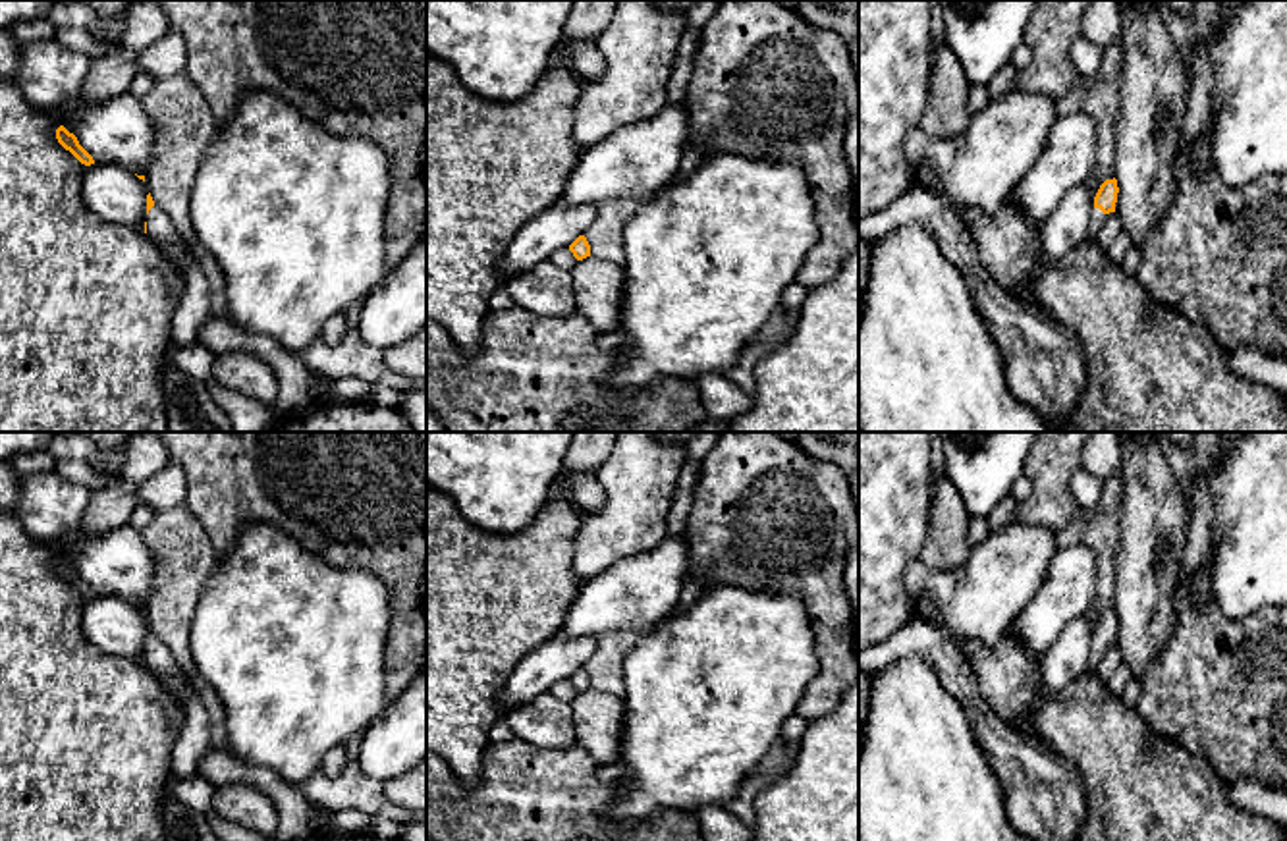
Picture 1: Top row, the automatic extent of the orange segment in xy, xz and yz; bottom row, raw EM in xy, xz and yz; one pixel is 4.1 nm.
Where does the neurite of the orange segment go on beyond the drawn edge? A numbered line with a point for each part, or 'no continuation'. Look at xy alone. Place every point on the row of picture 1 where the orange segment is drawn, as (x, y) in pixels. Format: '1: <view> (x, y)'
1: xy (161, 230)

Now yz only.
1: yz (1098, 217)

